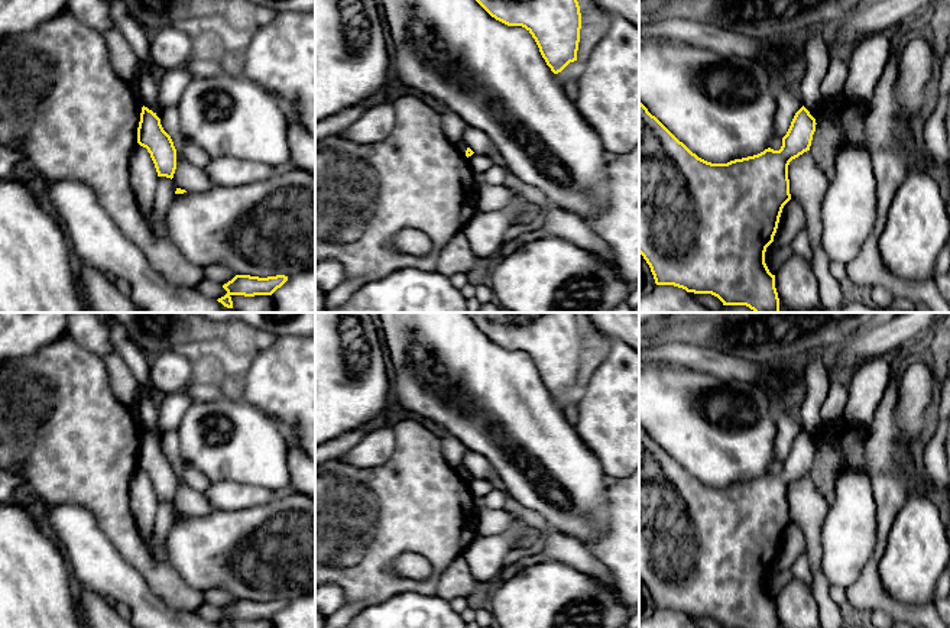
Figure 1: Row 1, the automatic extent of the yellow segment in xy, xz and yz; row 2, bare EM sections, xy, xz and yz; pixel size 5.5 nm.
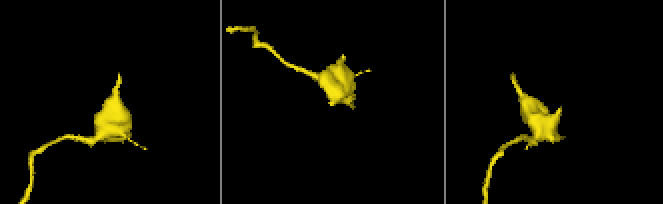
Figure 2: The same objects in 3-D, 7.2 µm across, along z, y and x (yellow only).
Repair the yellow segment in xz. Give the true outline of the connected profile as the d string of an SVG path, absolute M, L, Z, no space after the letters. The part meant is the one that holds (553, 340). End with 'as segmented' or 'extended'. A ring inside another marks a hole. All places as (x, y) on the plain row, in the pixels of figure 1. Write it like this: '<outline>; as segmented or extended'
M467 313L474 324L496 344L522 350L535 363L542 382L554 398L577 385L581 337L575 313Z; as segmented

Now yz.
M639 425L639 577L656 609L711 618L723 628L779 628L765 587L784 530L791 524L788 489L810 475L816 443L803 430L779 475L711 488L693 478Z; as segmented

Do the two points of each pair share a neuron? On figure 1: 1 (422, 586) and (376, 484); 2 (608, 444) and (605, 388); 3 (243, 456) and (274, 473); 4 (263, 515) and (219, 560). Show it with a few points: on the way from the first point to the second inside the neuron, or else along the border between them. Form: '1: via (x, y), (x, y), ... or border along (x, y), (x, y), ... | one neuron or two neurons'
1: via (437, 562), (437, 544), (402, 510) | one neuron
2: via (608, 430), (608, 402) | one neuron
3: via (250, 456), (256, 456), (266, 466) | one neuron
4: via (252, 527), (230, 549) | one neuron

